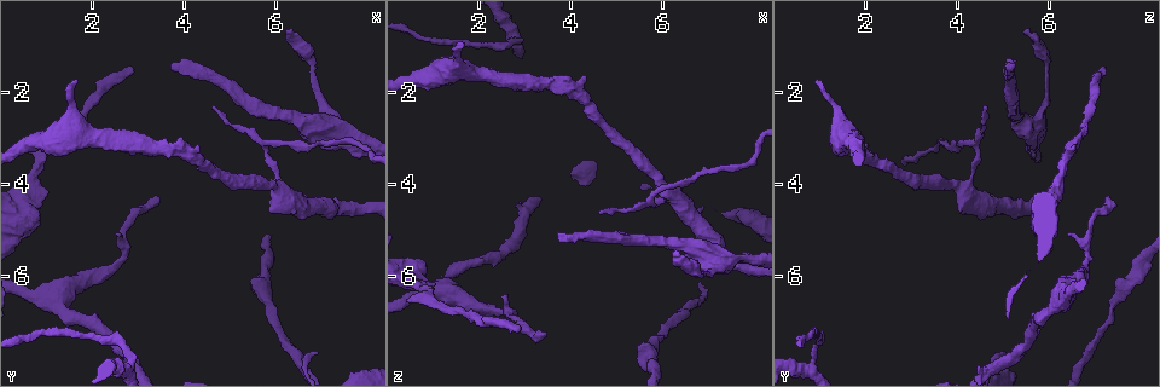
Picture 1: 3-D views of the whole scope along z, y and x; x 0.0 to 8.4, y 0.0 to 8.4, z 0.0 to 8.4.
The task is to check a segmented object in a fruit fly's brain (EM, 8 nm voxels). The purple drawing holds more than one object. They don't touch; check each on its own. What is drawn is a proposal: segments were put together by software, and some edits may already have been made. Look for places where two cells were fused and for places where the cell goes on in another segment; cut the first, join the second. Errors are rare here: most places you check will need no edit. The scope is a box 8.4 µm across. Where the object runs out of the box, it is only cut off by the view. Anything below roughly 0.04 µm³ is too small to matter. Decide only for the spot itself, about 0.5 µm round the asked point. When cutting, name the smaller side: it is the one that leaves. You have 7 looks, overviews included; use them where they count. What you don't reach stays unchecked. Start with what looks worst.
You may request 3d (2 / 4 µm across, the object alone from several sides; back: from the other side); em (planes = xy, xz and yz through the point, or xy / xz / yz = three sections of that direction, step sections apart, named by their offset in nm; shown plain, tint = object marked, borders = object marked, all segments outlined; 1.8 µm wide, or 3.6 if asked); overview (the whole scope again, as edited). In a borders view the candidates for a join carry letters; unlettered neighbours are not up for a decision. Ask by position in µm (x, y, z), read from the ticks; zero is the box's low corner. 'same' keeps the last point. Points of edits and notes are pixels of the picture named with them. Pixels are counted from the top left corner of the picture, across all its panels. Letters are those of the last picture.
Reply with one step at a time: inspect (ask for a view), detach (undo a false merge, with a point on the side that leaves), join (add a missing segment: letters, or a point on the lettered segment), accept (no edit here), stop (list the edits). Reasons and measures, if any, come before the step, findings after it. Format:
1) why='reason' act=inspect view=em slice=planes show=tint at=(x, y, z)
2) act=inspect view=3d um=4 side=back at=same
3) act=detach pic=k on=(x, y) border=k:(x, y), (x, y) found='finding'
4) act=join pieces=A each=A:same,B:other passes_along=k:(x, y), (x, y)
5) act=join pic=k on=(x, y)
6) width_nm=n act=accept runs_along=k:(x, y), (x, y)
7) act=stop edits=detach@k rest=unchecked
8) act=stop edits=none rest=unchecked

why='an open end' act=inspect view=em slice=xy step=4 show=borders at=(3.75, 1.45, 5.25)

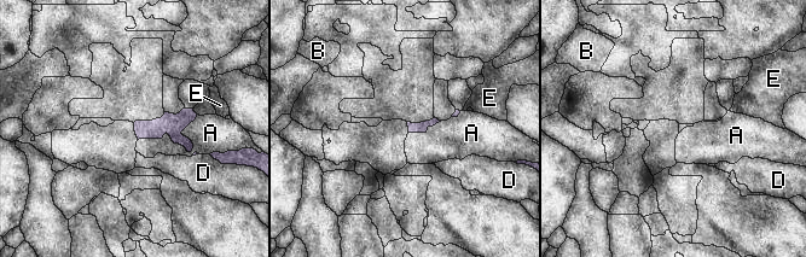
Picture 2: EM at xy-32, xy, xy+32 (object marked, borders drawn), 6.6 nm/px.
why='cut it another way' act=inspect view=em slice=planes show=borders at=same

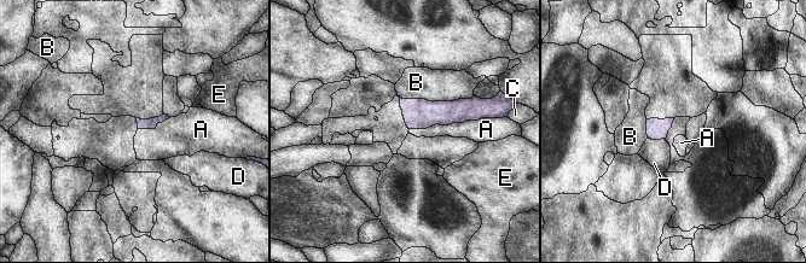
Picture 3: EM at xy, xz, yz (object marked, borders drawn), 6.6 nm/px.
longest_contact=A:550nm act=accept each=A:other,B:other,C:other,D:other,E:other found='none of them fits'

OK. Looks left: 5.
why='tapers out' act=inspect view=em slice=planes show=borders at=(6.35, 0.60, 5.50)

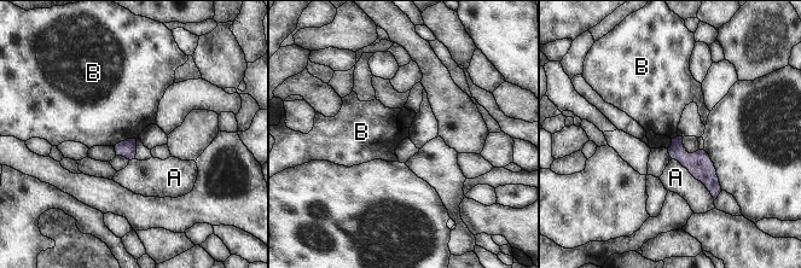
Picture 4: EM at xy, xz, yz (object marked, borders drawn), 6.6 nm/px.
act=accept each=A:other,B:other border=4:(135, 138), (121, 140), (114, 146) found='no lettered segment goes on from it'

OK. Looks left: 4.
why='end of a long branch' act=inspect view=em um=3.6 slice=planes show=borders at=(3.50, 4.35, 7.25)

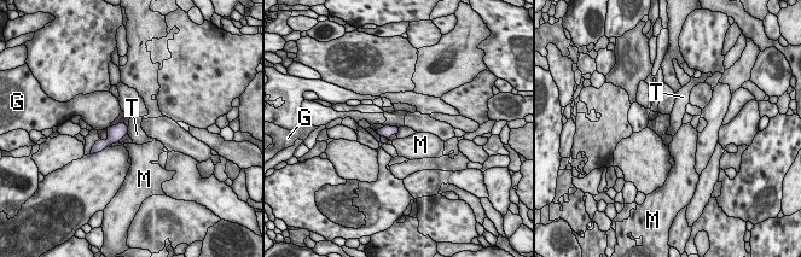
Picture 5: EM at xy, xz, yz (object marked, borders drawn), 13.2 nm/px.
act=accept each=G:other,M:other,T:other border=5:(127, 127), (128, 133) found='none of them fits'

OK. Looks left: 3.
act=stop edits=none rest=unchecked

